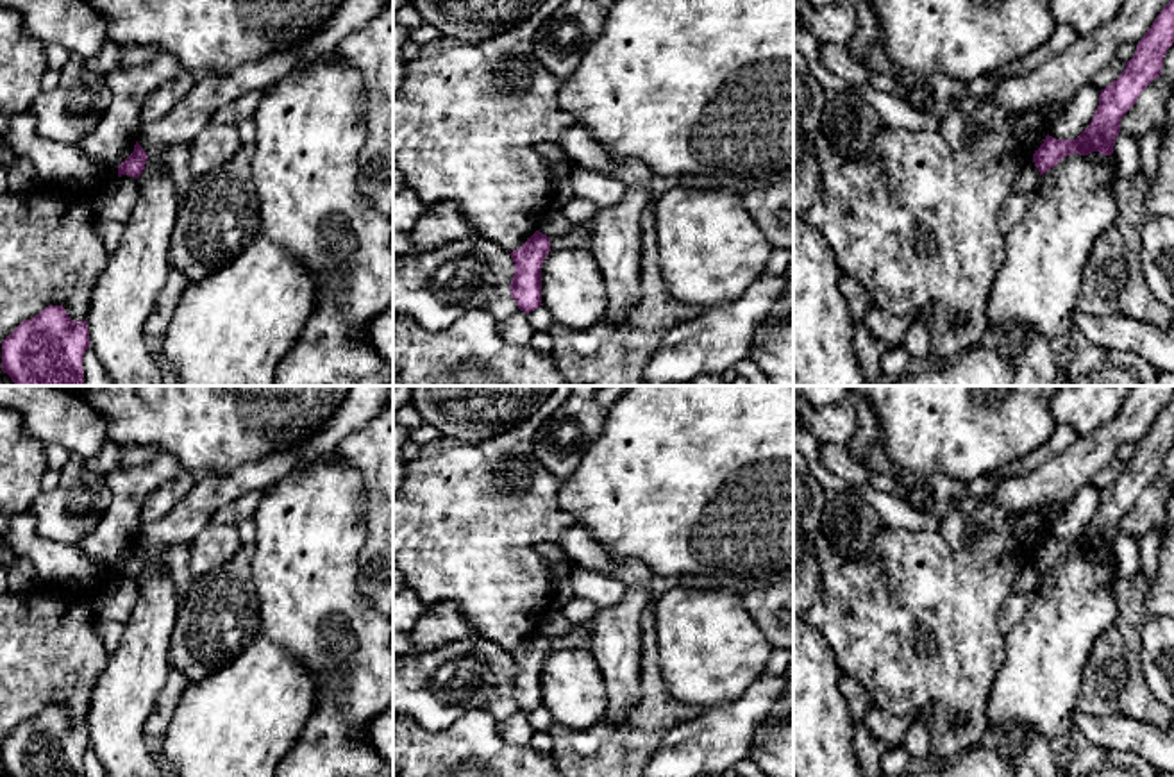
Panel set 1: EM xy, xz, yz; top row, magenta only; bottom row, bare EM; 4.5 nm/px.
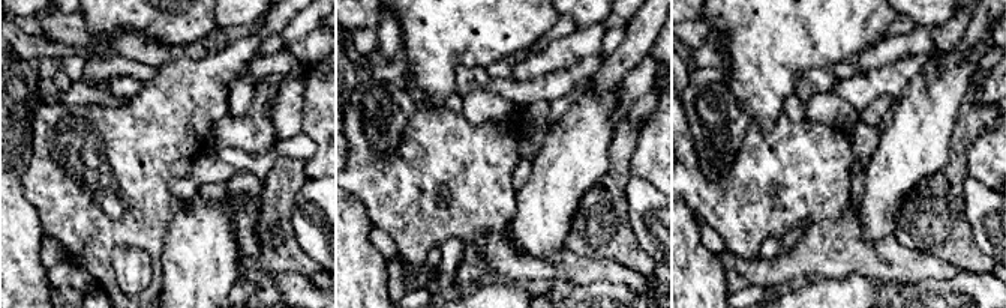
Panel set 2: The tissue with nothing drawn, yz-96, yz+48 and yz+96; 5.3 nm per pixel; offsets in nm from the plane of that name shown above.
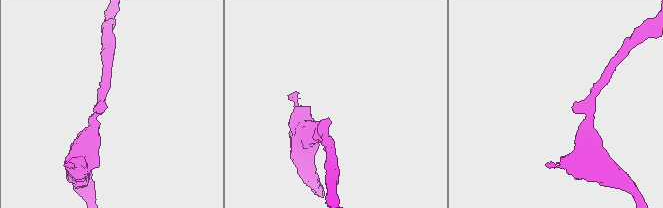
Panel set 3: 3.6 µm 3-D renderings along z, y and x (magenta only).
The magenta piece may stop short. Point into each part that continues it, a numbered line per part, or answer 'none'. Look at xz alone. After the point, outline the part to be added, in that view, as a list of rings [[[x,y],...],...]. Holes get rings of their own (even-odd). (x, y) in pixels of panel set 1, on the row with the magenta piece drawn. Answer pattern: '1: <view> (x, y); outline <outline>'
none

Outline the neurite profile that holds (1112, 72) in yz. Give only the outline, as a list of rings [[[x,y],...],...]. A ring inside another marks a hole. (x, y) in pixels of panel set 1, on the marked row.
[[[1113,59],[1106,68],[1103,68],[1101,71],[1097,71],[1090,79],[1090,84],[1094,84],[1099,89],[1104,89],[1113,80],[1117,80],[1124,70],[1126,70],[1126,63],[1122,63],[1119,59]]]

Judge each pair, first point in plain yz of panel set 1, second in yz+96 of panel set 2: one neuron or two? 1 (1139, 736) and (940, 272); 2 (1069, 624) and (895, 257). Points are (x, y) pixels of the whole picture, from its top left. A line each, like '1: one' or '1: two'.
1: one
2: two

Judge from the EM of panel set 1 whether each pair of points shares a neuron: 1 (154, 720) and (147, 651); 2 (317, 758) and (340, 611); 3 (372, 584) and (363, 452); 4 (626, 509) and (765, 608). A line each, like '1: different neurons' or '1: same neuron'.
1: different neurons
2: same neuron
3: same neuron
4: different neurons

